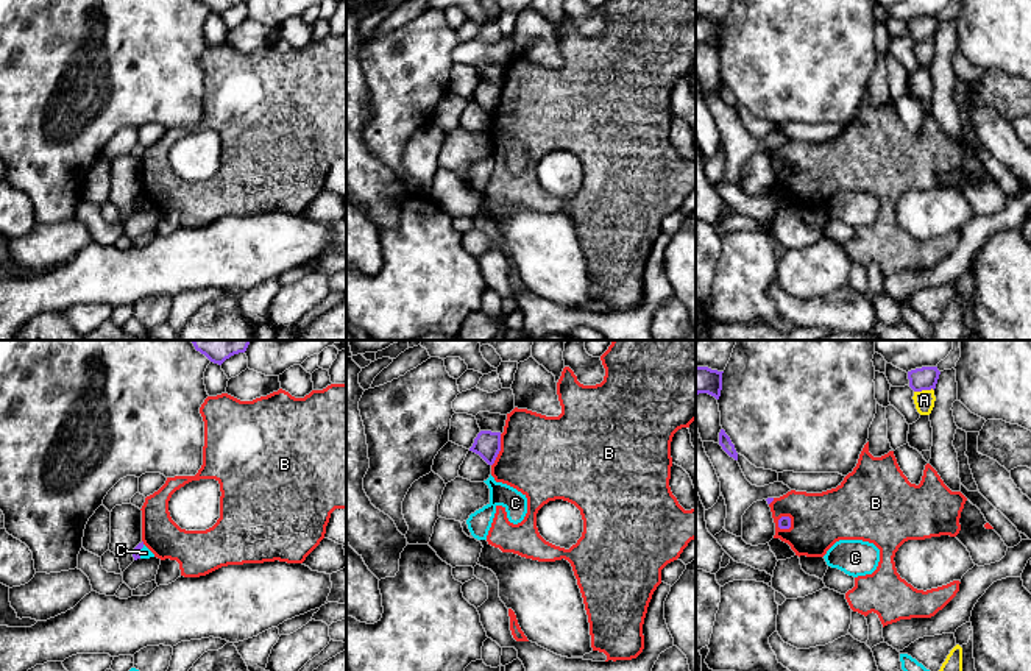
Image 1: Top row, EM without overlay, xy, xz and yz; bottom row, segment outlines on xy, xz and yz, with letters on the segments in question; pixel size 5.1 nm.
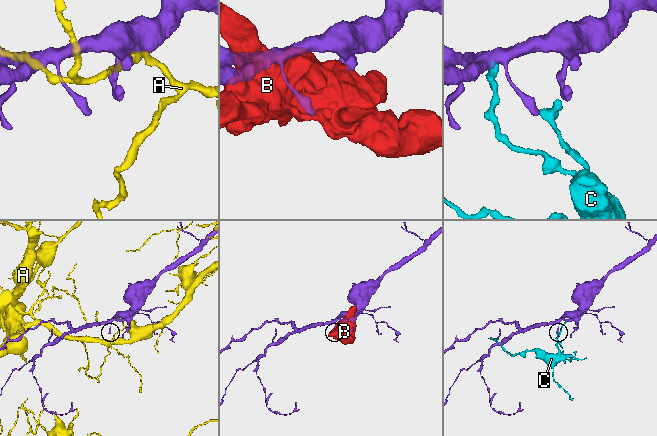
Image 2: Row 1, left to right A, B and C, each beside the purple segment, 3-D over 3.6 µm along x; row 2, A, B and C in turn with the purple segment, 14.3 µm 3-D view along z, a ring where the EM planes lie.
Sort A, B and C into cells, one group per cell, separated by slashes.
A / B / C

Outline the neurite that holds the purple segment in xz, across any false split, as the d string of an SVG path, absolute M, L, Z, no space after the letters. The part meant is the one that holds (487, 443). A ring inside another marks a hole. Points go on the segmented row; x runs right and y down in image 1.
M480 431L469 451L479 454L488 465L493 465L501 451L501 432Z

